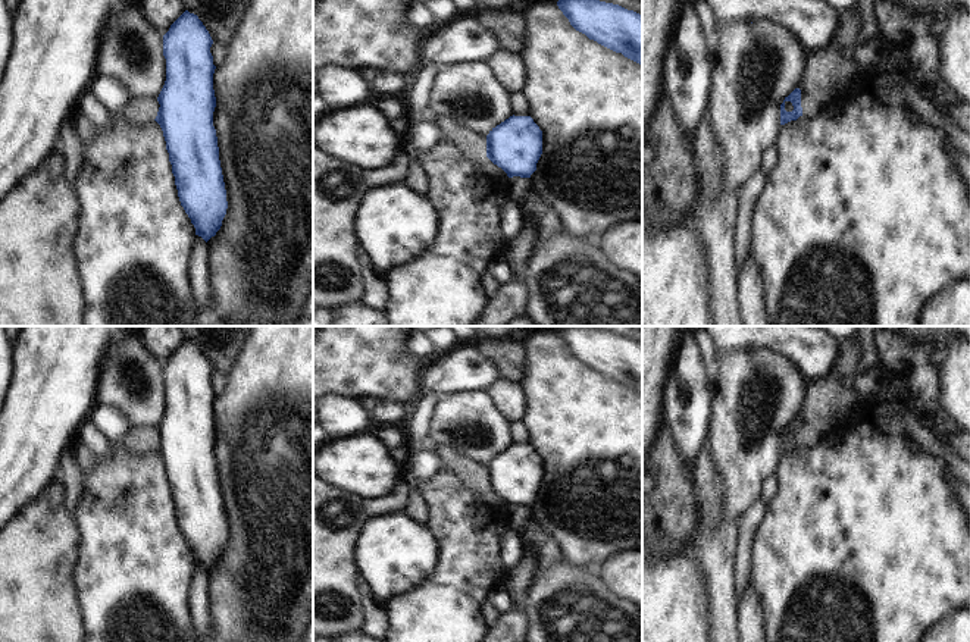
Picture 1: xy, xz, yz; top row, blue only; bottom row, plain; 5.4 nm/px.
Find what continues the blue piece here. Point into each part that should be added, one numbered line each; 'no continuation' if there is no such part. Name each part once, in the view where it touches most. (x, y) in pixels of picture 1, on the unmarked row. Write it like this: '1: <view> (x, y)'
no continuation

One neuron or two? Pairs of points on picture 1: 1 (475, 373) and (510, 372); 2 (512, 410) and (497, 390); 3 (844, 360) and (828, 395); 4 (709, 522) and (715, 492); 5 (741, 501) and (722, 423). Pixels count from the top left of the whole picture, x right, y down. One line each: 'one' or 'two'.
1: two
2: one
3: one
4: one
5: one

